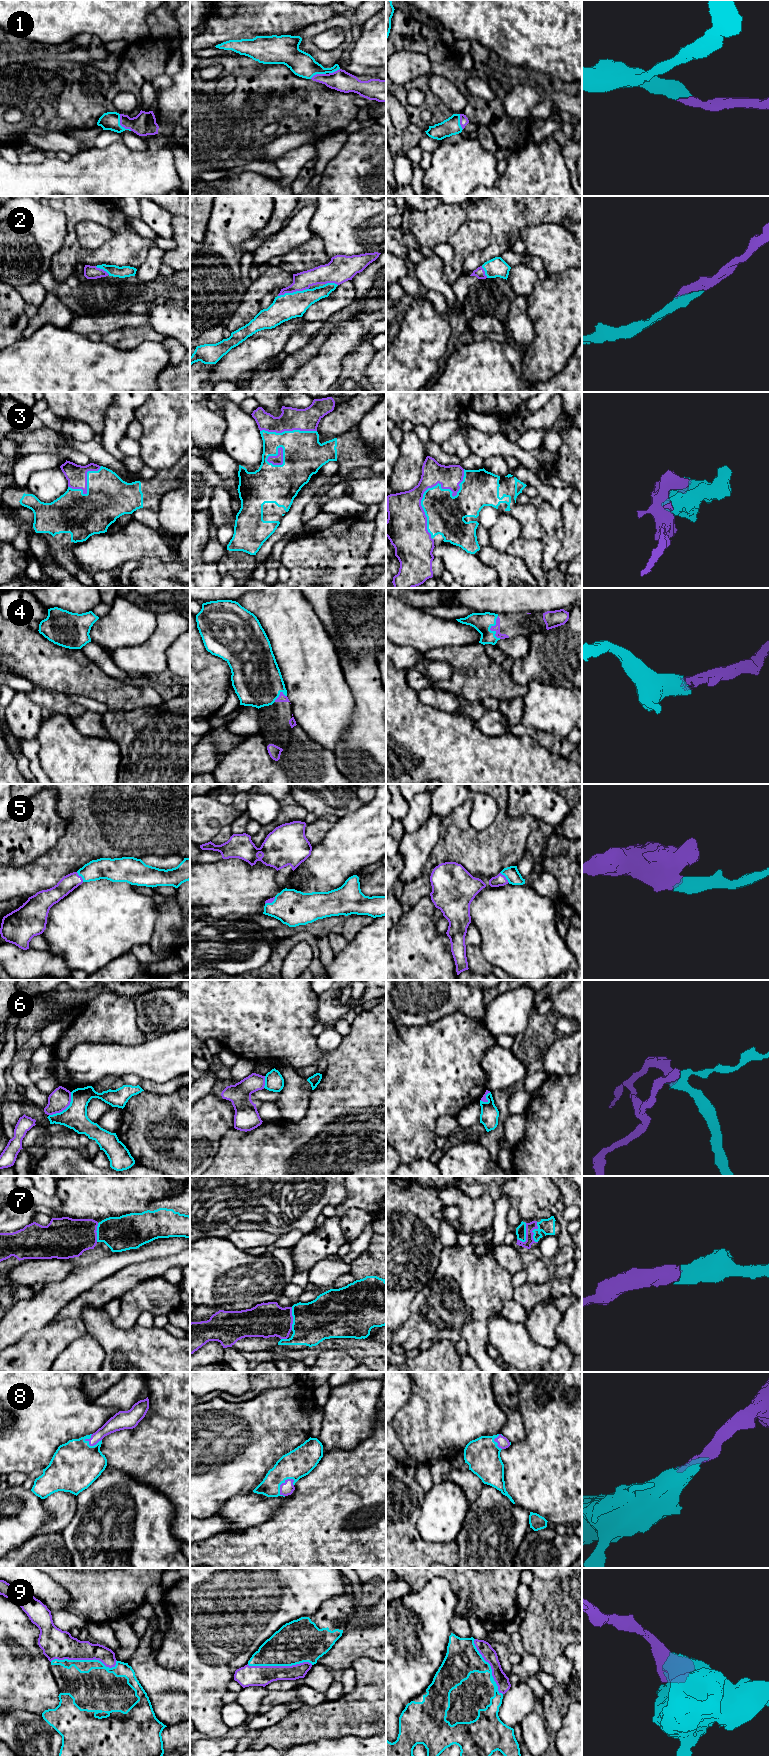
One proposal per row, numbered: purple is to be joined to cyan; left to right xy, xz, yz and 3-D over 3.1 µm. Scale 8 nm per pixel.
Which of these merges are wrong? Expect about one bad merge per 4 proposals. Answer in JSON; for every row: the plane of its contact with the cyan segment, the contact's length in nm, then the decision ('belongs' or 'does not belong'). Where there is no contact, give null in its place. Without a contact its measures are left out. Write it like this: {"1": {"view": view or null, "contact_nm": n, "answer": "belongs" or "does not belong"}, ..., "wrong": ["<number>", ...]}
{"1": {"view": "xy", "contact_nm": 170, "answer": "belongs"}, "2": {"view": "xz", "contact_nm": 260, "answer": "belongs"}, "3": {"view": "yz", "contact_nm": 600, "answer": "belongs"}, "4": {"view": "yz", "contact_nm": 190, "answer": "belongs"}, "5": {"view": "yz", "contact_nm": 120, "answer": "belongs"}, "6": {"view": "xy", "contact_nm": 260, "answer": "does not belong"}, "7": {"view": "yz", "contact_nm": 170, "answer": "belongs"}, "8": {"view": "xz", "contact_nm": 170, "answer": "belongs"}, "9": {"view": "xy", "contact_nm": 550, "answer": "belongs"}, "wrong": ["6"]}

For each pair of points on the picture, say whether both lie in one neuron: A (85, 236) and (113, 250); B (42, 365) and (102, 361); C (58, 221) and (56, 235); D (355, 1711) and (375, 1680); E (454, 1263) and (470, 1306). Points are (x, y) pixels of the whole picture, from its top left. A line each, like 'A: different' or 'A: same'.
A: different
B: same
C: same
D: same
E: same

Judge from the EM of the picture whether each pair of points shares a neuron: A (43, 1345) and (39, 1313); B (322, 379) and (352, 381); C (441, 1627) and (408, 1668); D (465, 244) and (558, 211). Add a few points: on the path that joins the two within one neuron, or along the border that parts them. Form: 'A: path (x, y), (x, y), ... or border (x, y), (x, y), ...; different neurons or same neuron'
A: border (49, 1323), (27, 1331), (20, 1338); different neurons
B: border (344, 358), (341, 364), (341, 372), (335, 381); different neurons
C: path (433, 1639), (433, 1650), (420, 1663); same neuron
D: border (478, 219), (489, 226), (489, 243), (473, 252); different neurons

